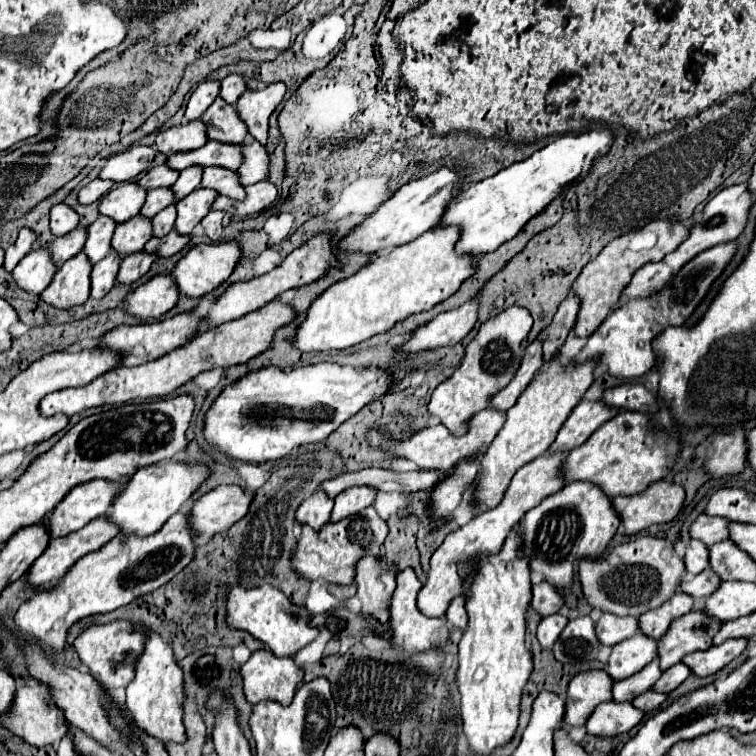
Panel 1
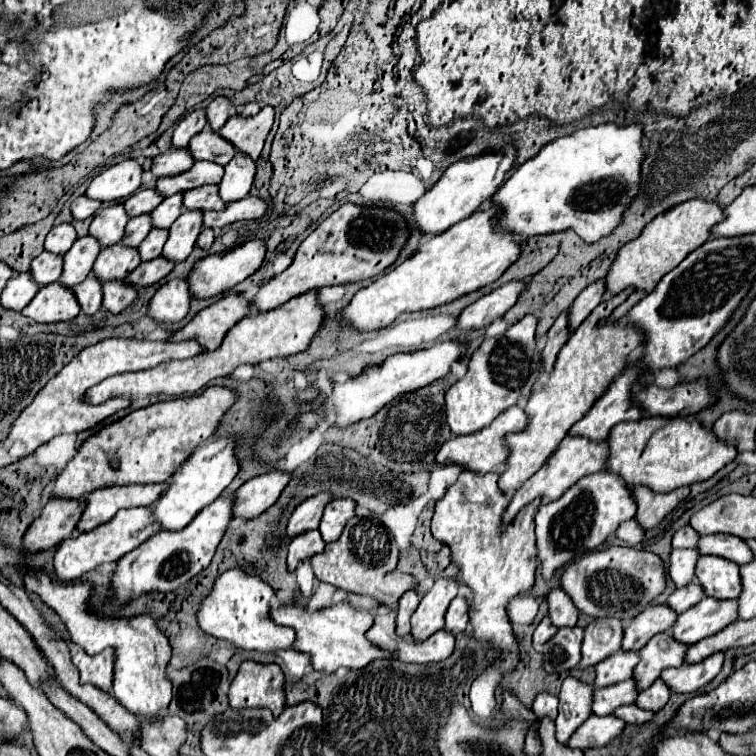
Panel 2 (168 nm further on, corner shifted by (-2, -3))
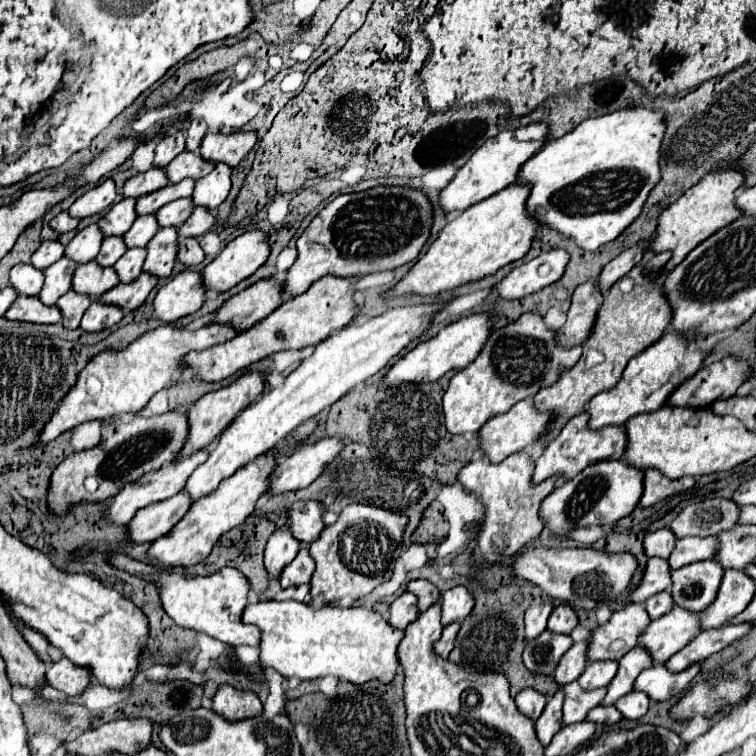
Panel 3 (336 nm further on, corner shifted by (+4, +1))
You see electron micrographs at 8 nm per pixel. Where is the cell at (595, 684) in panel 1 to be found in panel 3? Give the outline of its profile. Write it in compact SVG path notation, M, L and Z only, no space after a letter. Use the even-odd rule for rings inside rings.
M558 691L544 707L542 715L534 721L534 729L538 733L538 741L542 741L542 745L546 747L552 737L560 731L562 727L562 701L564 701L564 693Z

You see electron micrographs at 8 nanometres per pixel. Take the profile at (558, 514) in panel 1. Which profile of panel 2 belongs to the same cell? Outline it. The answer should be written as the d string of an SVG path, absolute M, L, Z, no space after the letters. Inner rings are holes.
M598 471L598 473L594 473L594 475L586 475L584 479L580 479L576 485L572 485L560 499L556 499L556 501L550 501L550 503L542 503L540 505L540 509L538 509L538 513L536 513L536 547L538 547L538 557L542 559L540 561L540 567L542 567L542 577L544 579L552 579L554 577L554 573L560 569L560 567L564 567L566 563L570 563L572 559L576 559L576 555L582 551L582 553L586 553L586 551L594 551L594 549L598 549L598 547L602 547L602 543L610 537L610 535L614 535L616 533L616 529L620 527L620 523L624 523L624 521L628 521L628 519L632 519L636 515L636 503L634 503L634 499L632 499L632 495L630 495L630 491L626 489L626 485L624 485L624 481L620 479L620 477L616 477L614 473L608 473L608 471Z

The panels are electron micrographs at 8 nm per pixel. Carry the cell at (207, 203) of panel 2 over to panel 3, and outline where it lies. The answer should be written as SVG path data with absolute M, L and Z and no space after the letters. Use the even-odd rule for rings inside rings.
M176 199L176 201L168 203L168 205L164 205L164 207L156 213L156 217L158 217L158 227L162 229L162 227L166 227L166 225L174 225L174 227L182 225L182 223L186 221L186 217L190 217L192 209L194 209L194 205L192 205L190 199Z

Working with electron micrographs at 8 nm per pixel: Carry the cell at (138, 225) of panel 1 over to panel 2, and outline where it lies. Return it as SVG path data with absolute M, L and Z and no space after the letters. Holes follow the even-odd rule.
M108 245L108 249L102 249L96 263L94 263L94 275L100 281L114 281L114 279L126 279L128 273L136 269L140 263L138 249L128 249L126 245Z

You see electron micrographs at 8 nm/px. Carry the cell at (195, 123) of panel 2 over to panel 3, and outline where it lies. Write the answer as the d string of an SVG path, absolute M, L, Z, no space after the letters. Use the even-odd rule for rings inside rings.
M174 131L164 139L158 139L154 149L154 167L166 167L180 151L184 151L184 133L186 131Z

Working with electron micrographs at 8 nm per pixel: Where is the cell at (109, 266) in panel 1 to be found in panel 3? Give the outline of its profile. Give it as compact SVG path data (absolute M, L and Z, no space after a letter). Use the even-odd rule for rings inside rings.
M68 291L58 303L56 307L60 309L62 313L62 325L66 329L76 329L80 325L80 319L82 319L82 313L88 309L90 305L90 297L86 295L78 295L74 291Z

